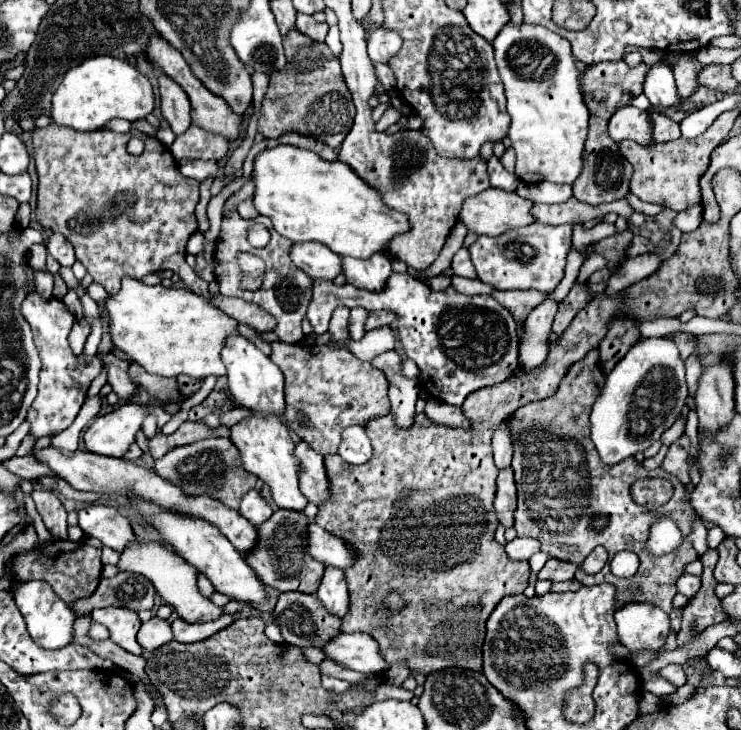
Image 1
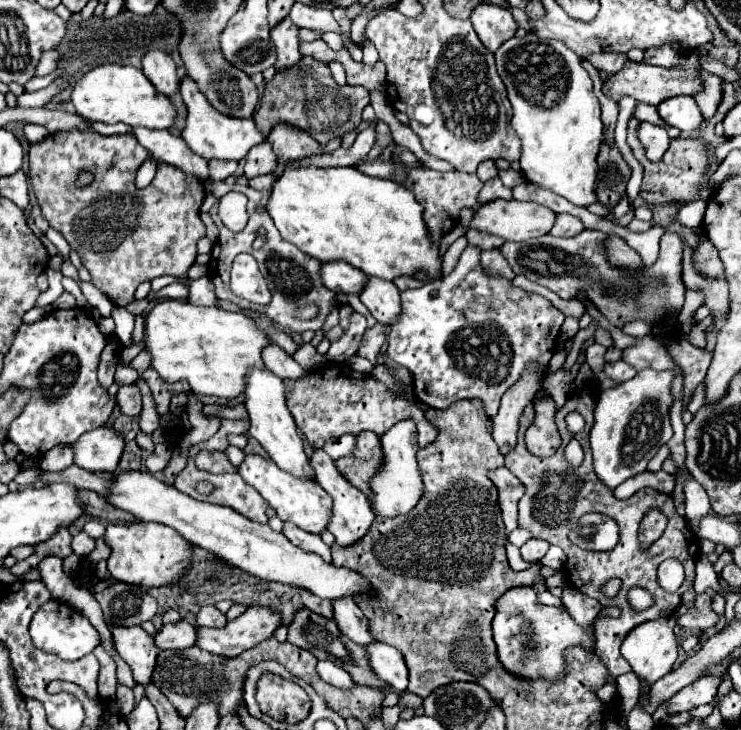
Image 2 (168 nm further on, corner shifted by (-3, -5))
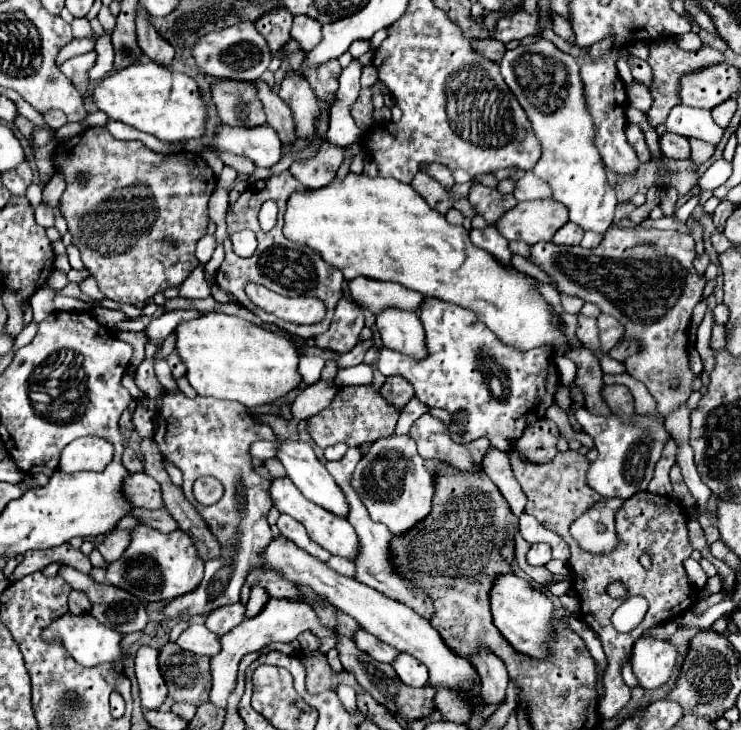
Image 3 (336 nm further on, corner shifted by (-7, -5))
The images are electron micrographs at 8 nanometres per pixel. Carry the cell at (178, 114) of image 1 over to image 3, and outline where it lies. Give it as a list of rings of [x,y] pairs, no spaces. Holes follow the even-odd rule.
[[[138,7],[138,19],[136,19],[138,45],[140,45],[142,53],[146,53],[152,61],[168,65],[174,59],[174,47],[170,43],[166,43],[166,39],[162,39],[158,35],[158,31],[152,27],[148,17],[150,15],[146,15],[144,7]]]

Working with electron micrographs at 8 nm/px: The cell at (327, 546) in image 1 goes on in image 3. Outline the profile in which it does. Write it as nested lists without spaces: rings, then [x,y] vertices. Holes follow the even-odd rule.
[[[282,513],[282,515],[278,517],[276,525],[278,525],[280,533],[282,533],[282,535],[286,535],[286,539],[290,539],[290,541],[294,541],[294,543],[296,543],[296,547],[302,547],[306,553],[314,555],[316,559],[322,559],[322,561],[328,561],[328,559],[330,559],[330,553],[328,553],[328,551],[324,551],[322,547],[314,545],[314,543],[310,541],[310,537],[308,537],[306,529],[304,529],[296,519],[292,519],[292,517],[288,517],[288,515],[284,515],[284,513]]]

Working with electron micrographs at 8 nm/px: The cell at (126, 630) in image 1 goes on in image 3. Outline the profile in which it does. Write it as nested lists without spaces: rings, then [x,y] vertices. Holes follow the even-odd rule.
[[[144,645],[136,653],[136,677],[140,683],[142,707],[146,711],[156,711],[168,697],[166,683],[158,669],[158,651]]]

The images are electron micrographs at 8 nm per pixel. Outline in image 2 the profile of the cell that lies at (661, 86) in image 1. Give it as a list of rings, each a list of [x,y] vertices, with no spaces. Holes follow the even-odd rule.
[[[676,95],[676,97],[664,99],[658,105],[658,113],[666,123],[670,123],[672,127],[678,127],[680,131],[692,131],[704,119],[696,101],[688,95],[684,95],[684,97]]]

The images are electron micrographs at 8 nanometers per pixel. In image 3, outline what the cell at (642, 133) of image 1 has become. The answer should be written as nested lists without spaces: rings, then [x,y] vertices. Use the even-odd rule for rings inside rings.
[[[664,133],[660,137],[660,149],[668,159],[676,159],[676,161],[690,159],[690,141],[686,137]]]

